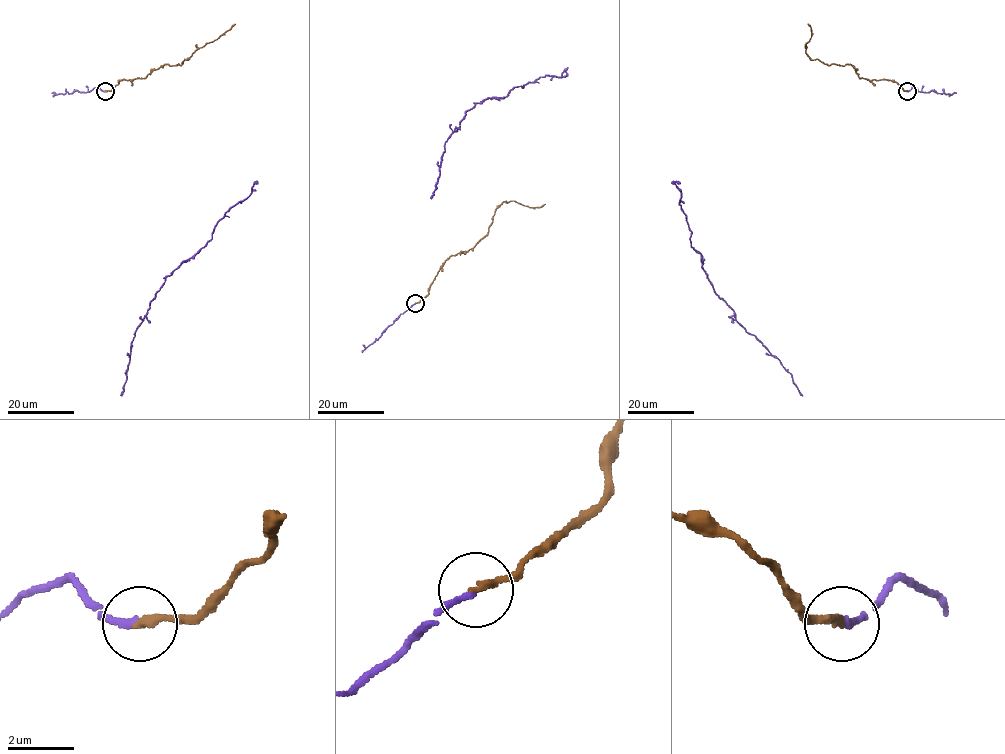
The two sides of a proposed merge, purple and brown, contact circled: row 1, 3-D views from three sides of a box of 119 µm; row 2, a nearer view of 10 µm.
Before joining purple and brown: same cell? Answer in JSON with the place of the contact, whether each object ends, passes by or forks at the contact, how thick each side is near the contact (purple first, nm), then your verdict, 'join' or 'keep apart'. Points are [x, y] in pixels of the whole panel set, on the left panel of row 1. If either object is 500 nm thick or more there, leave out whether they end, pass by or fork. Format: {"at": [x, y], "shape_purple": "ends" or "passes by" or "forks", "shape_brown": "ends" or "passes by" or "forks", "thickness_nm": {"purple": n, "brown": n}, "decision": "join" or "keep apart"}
{"at": [105, 91], "shape_purple": "ends", "shape_brown": "ends", "thickness_nm": {"purple": 200, "brown": 220}, "decision": "join"}

